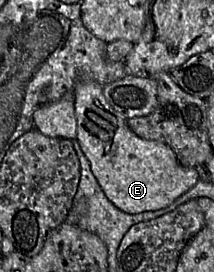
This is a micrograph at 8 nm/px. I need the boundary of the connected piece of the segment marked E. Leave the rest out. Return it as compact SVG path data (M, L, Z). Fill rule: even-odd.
M79 81L74 93L77 141L105 195L118 209L129 214L160 210L198 183L196 168L181 166L168 145L142 139L129 128L127 119L106 100L104 86Z

